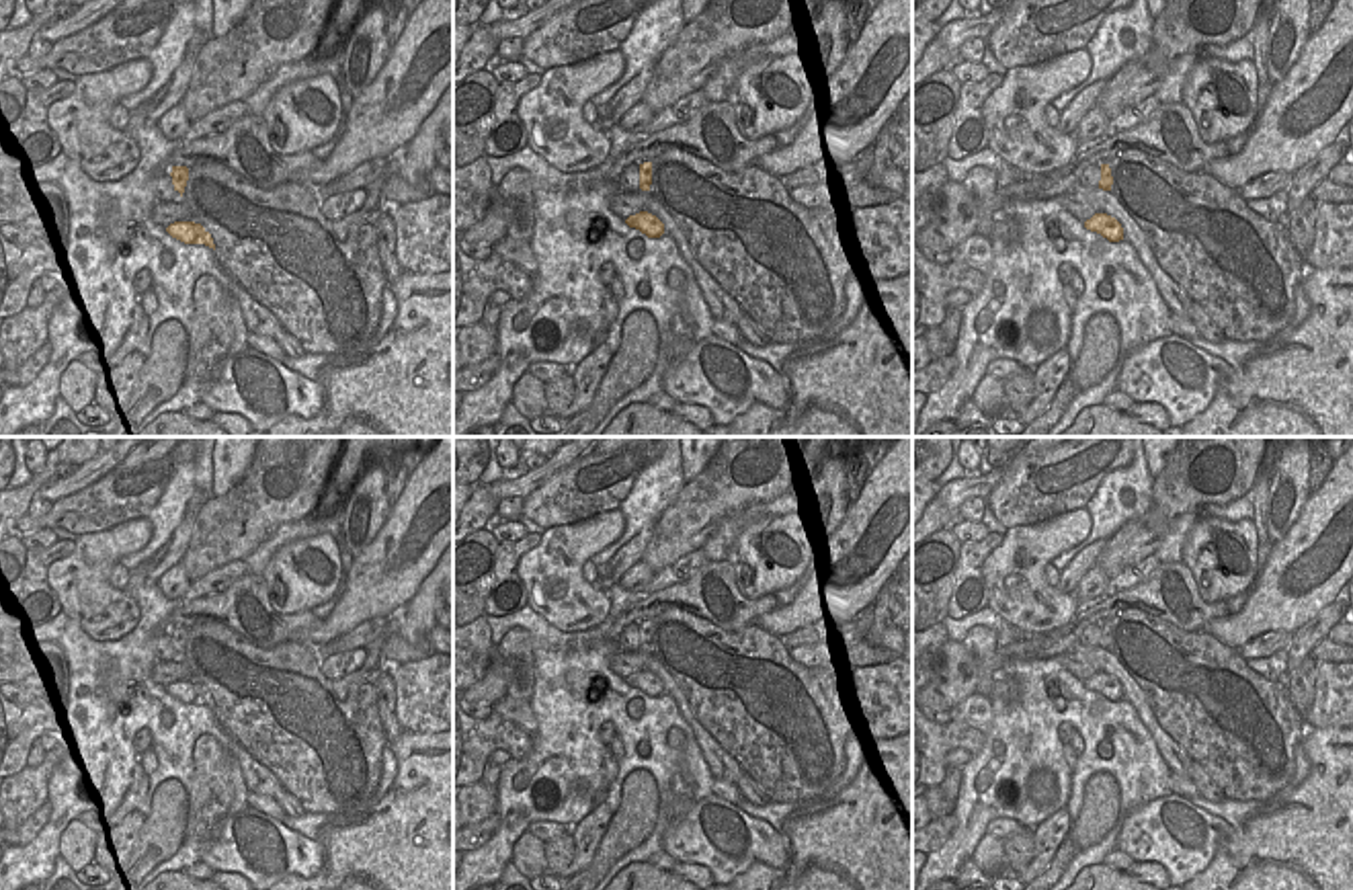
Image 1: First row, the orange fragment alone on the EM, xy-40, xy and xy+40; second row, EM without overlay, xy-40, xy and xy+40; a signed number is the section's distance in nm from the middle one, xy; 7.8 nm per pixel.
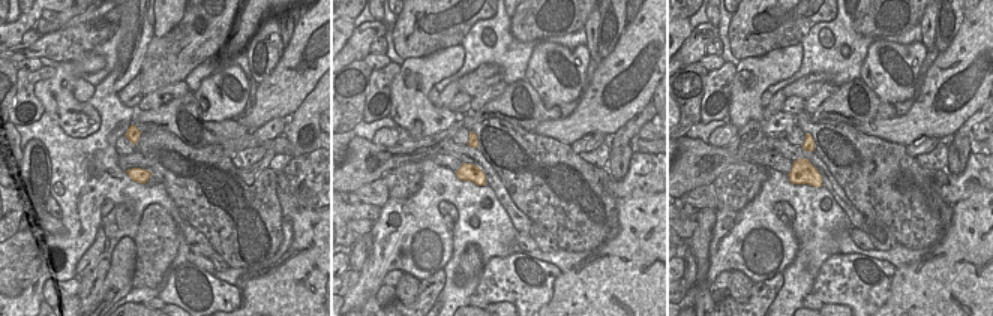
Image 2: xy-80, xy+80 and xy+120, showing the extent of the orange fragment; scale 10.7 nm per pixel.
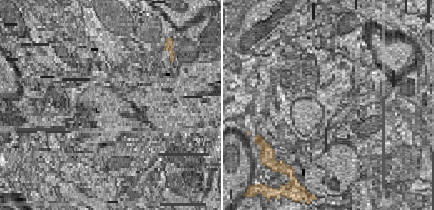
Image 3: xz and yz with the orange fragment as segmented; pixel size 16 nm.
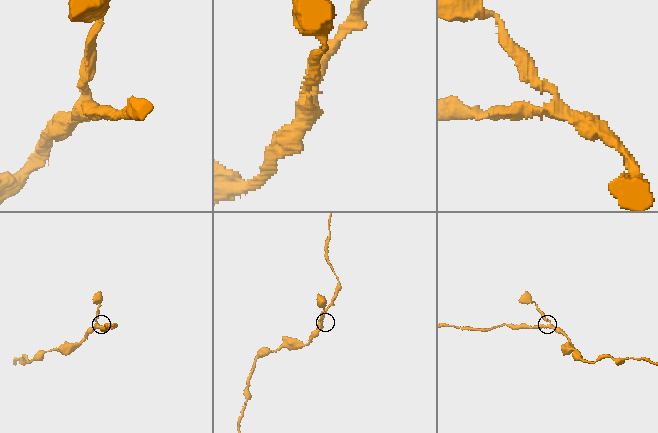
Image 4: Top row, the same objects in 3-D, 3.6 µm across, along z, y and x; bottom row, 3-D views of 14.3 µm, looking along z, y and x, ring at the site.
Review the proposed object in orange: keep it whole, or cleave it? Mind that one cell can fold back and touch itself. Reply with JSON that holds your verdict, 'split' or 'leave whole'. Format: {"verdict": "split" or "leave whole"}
{"verdict": "leave whole"}

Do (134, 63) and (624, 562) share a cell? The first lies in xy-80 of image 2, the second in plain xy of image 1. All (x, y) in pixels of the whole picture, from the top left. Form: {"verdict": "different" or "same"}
{"verdict": "same"}

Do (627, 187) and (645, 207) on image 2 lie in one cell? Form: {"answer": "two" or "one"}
{"answer": "two"}

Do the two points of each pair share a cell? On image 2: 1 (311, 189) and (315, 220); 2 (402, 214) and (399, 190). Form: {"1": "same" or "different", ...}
{"1": "different", "2": "different"}

